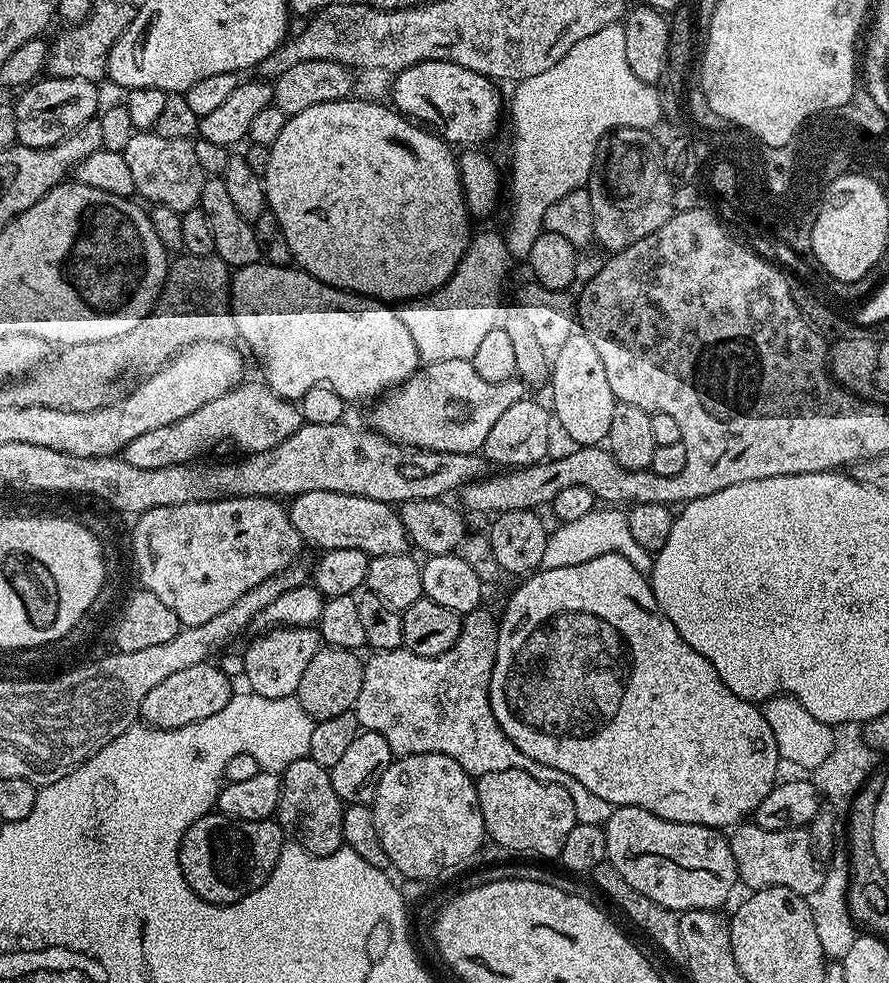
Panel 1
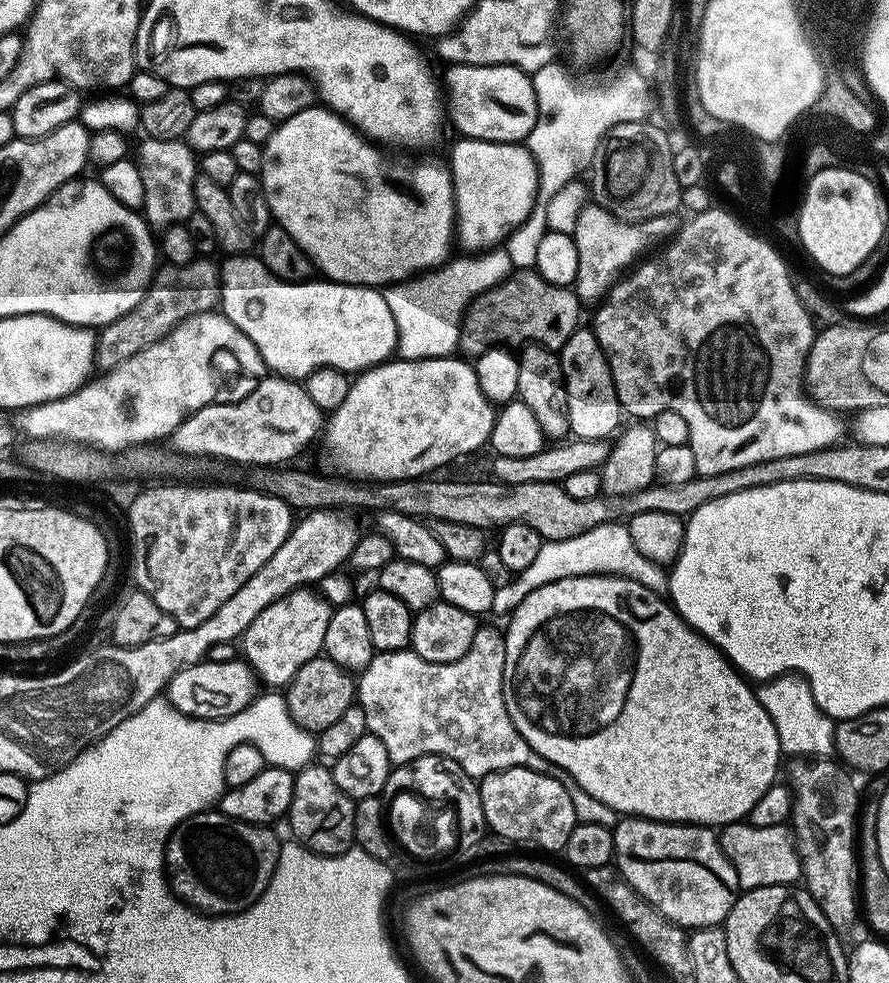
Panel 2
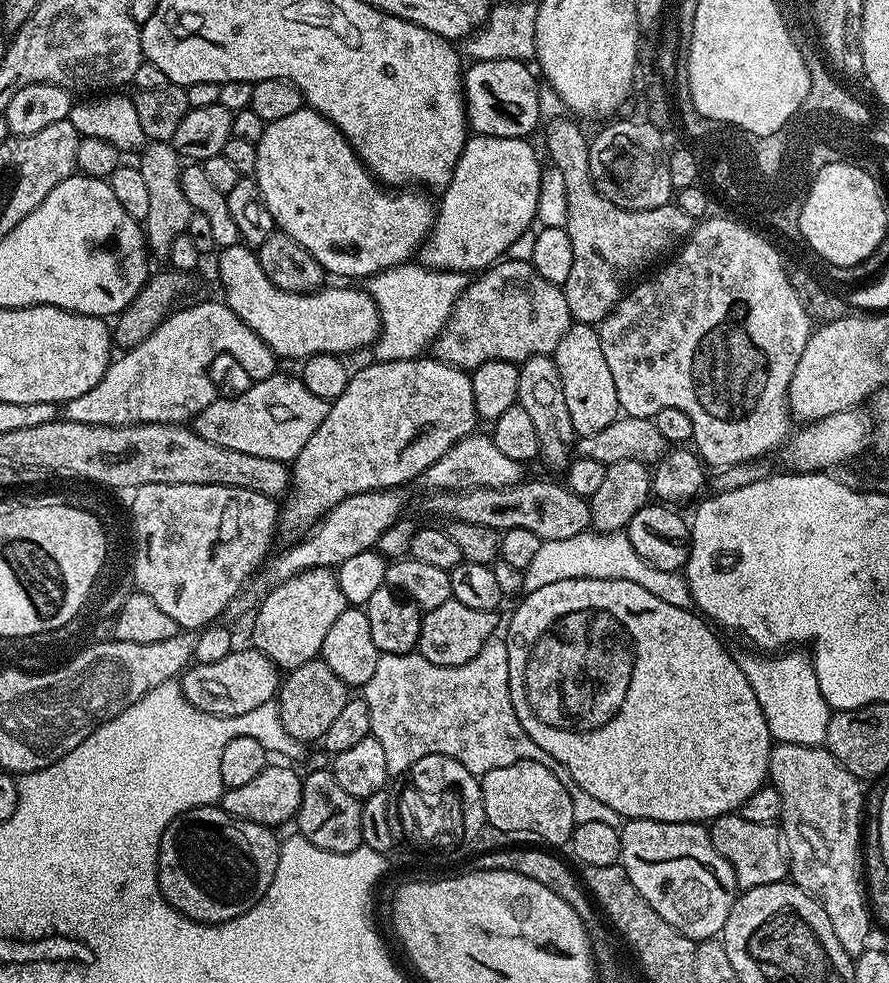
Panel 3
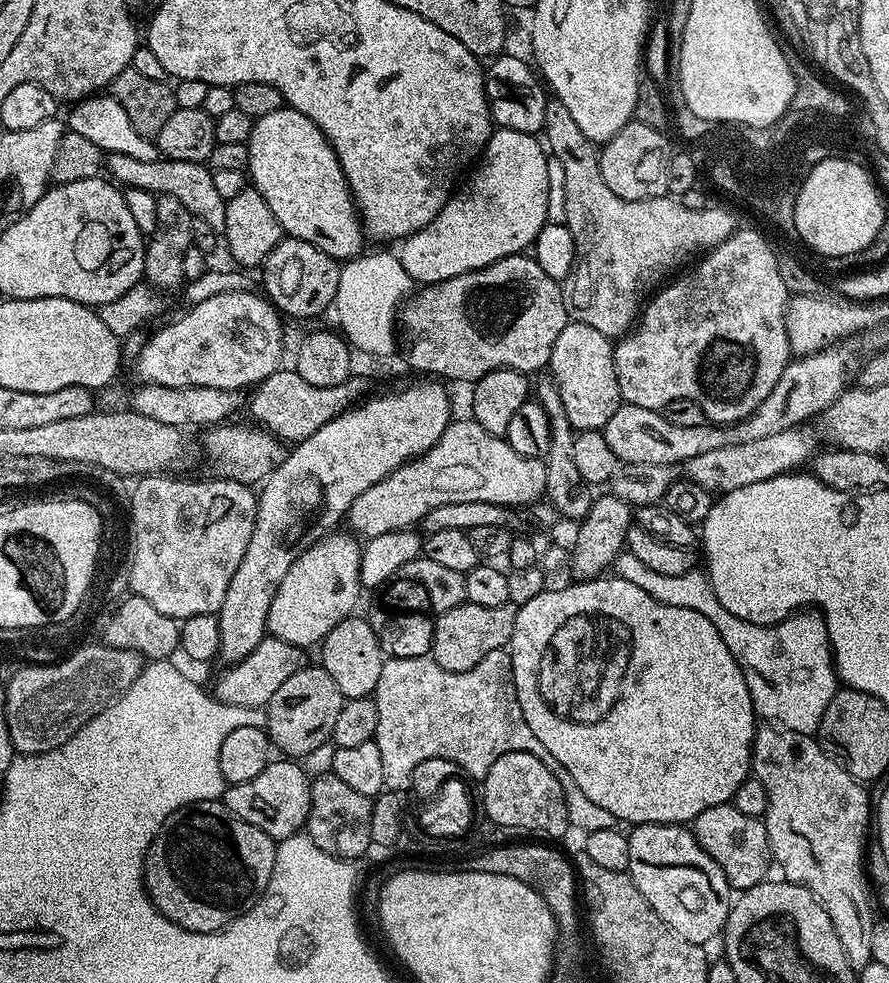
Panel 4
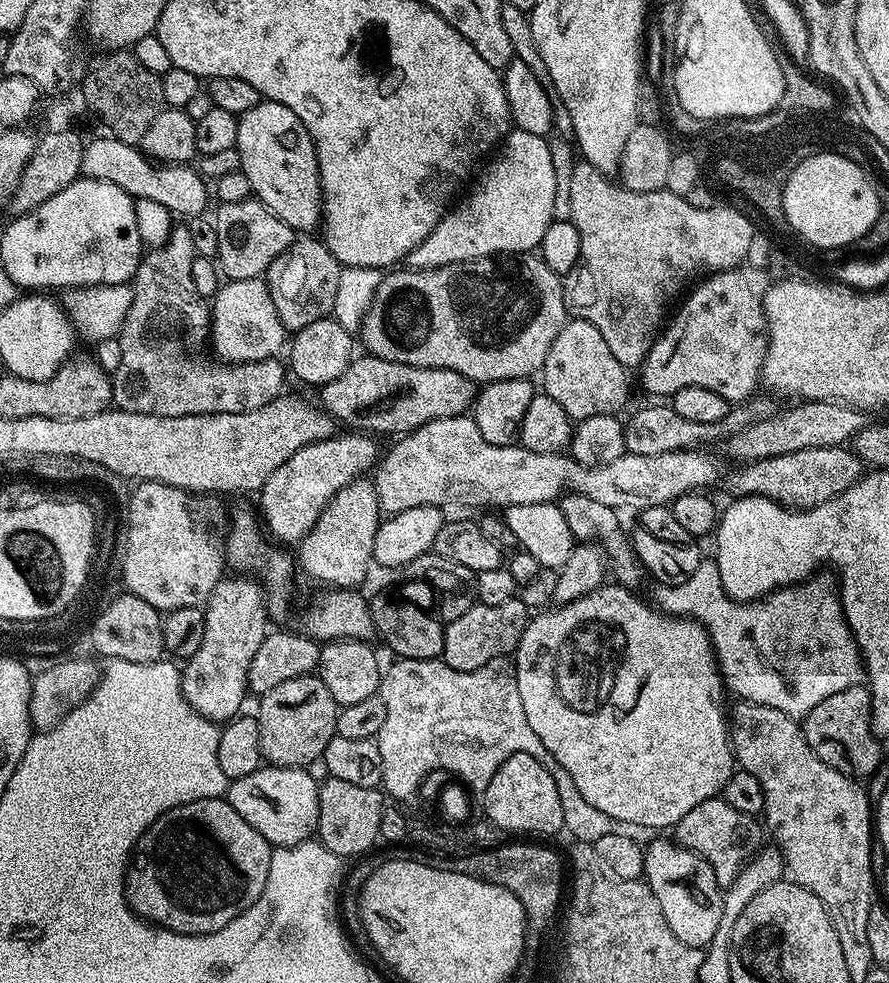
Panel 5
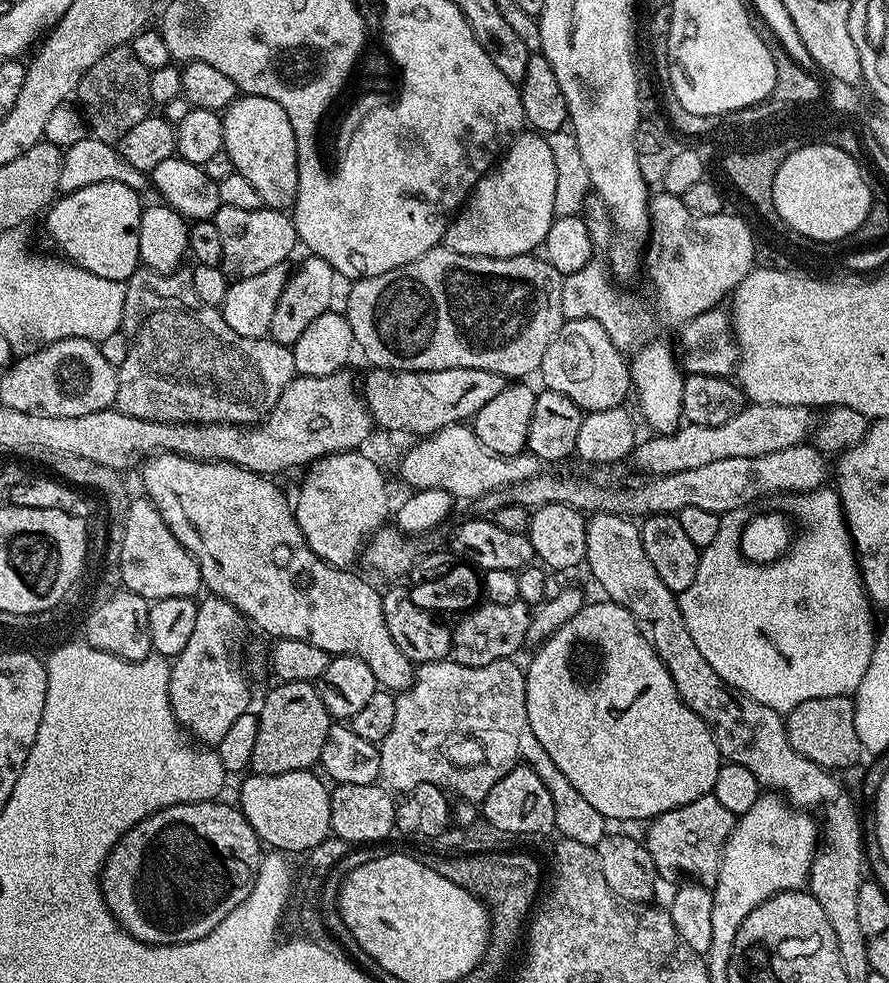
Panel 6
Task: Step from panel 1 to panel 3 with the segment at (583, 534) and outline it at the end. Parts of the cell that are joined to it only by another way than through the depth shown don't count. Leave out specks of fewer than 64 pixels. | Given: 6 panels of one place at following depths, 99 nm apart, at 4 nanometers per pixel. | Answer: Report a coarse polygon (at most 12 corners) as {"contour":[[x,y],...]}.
{"contour":[[627,531],[543,541],[525,593],[567,580],[629,580],[670,606],[692,598],[680,572],[650,566]]}

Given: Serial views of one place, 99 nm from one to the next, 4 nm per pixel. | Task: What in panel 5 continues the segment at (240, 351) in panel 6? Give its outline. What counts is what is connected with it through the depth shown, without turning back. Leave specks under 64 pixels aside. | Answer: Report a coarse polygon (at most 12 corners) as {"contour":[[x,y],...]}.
{"contour":[[173,227],[141,259],[118,337],[112,404],[155,416],[258,410],[279,359],[205,347],[210,304]]}

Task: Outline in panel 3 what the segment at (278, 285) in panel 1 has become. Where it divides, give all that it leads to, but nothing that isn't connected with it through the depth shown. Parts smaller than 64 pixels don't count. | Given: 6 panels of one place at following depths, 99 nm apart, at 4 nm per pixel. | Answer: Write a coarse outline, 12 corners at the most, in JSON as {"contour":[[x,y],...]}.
{"contour":[[243,243],[219,249],[227,304],[277,358],[375,345],[367,291],[287,292]]}

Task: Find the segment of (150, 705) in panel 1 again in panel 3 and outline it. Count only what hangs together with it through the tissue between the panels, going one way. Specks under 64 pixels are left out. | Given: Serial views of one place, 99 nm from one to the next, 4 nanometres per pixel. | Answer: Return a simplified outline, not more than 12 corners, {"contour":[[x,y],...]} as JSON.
{"contour":[[254,647],[193,663],[179,686],[198,710],[273,703],[281,669]]}

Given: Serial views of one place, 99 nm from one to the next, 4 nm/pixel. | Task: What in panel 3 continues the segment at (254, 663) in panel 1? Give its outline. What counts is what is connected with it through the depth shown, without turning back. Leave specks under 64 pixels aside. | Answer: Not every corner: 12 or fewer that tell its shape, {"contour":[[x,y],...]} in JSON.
{"contour":[[331,568],[272,587],[250,644],[291,670],[349,603]]}

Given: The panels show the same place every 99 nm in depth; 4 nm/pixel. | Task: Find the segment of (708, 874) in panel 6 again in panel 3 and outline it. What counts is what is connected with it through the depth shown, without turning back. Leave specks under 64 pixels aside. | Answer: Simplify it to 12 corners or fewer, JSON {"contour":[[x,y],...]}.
{"contour":[[711,821],[712,845],[737,889],[789,875],[776,824]]}

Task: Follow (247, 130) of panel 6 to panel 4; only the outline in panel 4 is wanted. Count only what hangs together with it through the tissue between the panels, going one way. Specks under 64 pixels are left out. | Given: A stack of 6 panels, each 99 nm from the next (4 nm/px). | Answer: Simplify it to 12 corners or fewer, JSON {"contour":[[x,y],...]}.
{"contour":[[285,106],[253,123],[247,175],[291,239],[365,251],[322,130]]}

